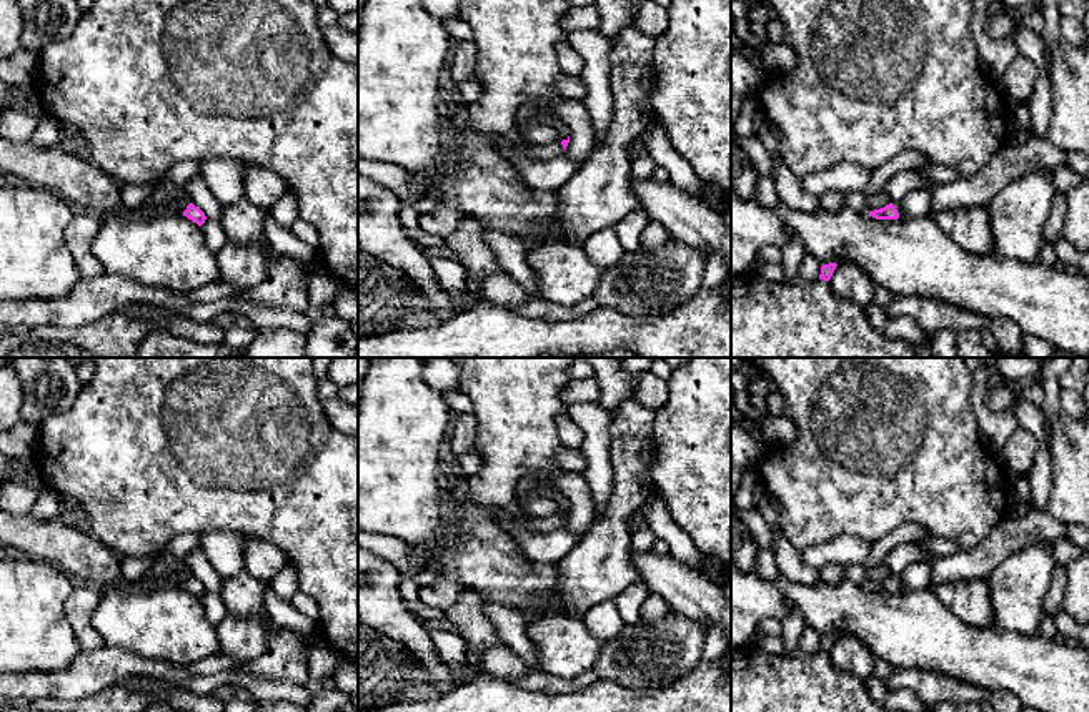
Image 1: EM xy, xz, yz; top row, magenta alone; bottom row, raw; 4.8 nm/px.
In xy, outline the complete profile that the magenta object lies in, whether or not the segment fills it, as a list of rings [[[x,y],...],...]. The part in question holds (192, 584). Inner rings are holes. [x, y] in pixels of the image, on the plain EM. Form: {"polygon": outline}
{"polygon": [[[183,567],[178,569],[178,581],[183,584],[183,589],[201,599],[206,592],[205,586],[190,576]]]}

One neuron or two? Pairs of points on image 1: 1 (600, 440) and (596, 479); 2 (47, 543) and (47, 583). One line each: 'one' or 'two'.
1: one
2: two

